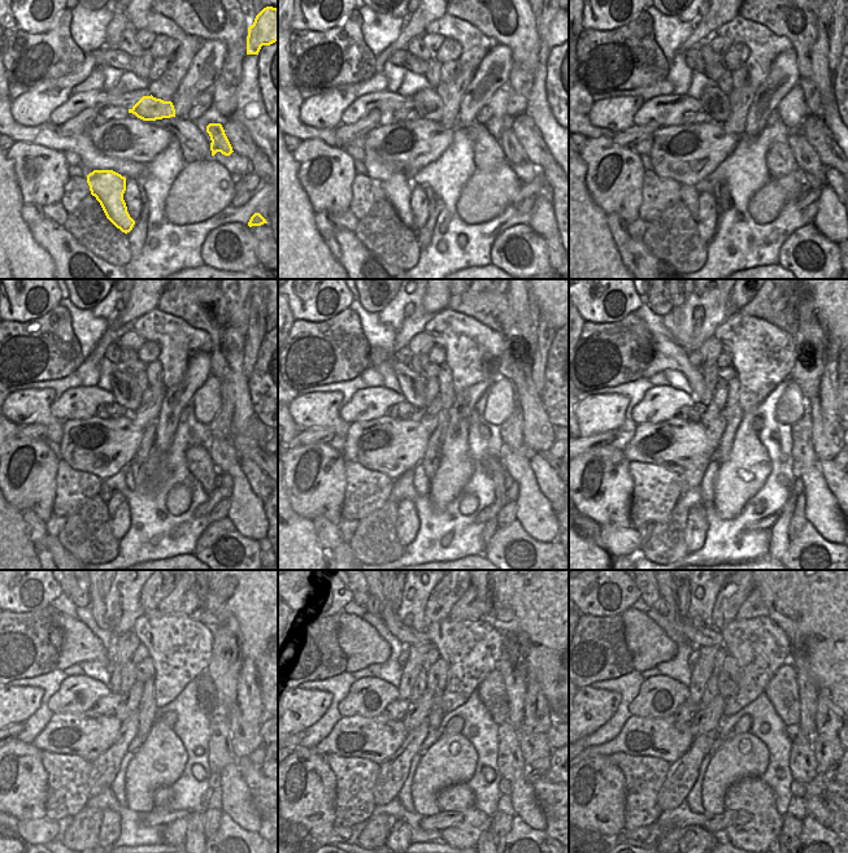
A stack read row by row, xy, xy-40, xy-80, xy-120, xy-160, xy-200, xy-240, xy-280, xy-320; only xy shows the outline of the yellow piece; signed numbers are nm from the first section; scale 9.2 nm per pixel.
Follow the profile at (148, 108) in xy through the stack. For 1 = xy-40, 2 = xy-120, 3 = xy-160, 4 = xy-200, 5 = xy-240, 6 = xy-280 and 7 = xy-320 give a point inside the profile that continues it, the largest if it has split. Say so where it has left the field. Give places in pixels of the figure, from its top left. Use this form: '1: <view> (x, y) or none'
1: xy-40 (429, 105)
2: xy-120 (125, 388)
3: xy-160 (413, 384)
4: xy-200 (666, 353)
5: xy-240 (78, 644)
6: xy-280 (361, 643)
7: xy-320 (648, 644)

